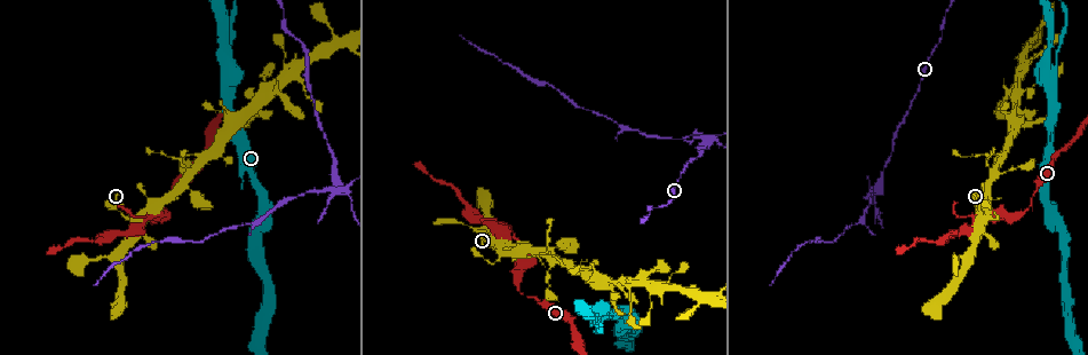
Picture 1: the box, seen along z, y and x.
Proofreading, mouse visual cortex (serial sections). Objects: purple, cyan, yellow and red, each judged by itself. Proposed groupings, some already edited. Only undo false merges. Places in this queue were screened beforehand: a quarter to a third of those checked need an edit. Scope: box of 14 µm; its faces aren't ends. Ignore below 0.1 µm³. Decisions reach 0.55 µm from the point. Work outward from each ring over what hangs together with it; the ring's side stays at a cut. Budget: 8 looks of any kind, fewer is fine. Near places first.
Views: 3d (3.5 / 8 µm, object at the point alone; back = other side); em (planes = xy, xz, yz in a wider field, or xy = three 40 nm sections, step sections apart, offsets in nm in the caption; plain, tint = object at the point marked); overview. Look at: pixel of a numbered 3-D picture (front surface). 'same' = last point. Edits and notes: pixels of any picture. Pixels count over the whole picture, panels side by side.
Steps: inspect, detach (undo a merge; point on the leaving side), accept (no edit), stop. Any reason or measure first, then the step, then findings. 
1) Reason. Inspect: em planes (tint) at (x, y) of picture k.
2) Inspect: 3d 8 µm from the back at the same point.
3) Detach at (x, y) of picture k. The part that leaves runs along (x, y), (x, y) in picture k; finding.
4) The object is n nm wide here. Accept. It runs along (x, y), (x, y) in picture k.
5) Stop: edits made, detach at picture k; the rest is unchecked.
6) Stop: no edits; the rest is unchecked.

Calibre changes. Inspect: 3d 3.5 µm at (522, 293) of picture 1.

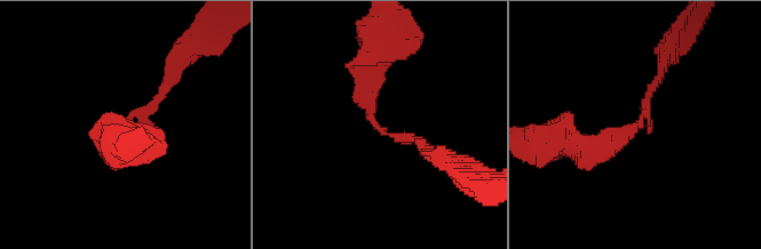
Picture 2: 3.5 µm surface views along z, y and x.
The arms are 150, 350 nm wide; now the EM. Inspect: em xy step 3 (plain) at (638, 123) of picture 2.

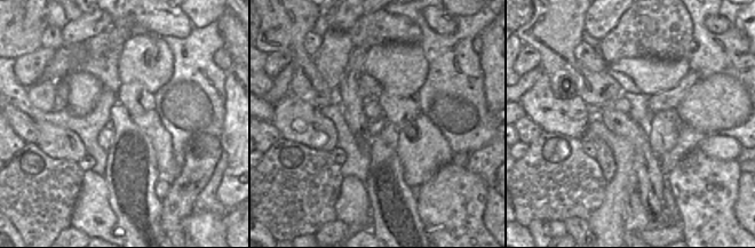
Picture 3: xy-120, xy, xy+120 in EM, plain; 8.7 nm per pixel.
With the object marked. Inspect: em xy step 3 (tint) at the same point.

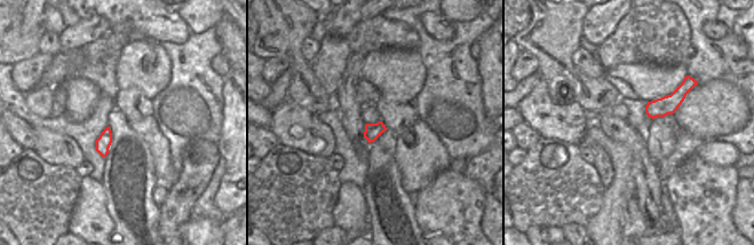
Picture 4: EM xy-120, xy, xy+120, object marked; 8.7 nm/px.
Accept. It runs along (664, 67), (636, 127), (576, 145) in picture 2; one cell here.

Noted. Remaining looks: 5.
Two arms at a narrow angle. Inspect: 3d 3.5 µm at (229, 87) of picture 1.

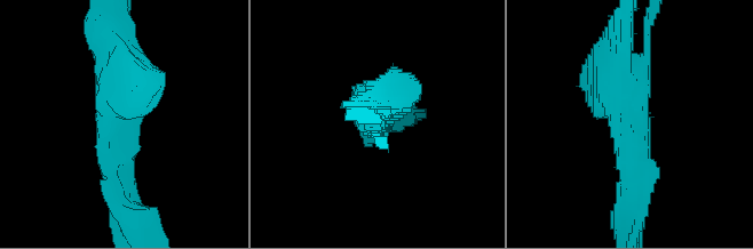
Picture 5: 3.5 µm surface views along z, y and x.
3 arms meet here; the arms are 150, 300, 400 nm wide. Inspect: em xy step 1 (tint) at (116, 114) of picture 5.

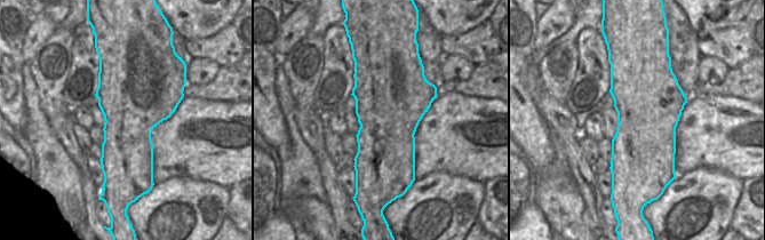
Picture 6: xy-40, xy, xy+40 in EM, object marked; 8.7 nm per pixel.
Detach at (143, 72) of picture 5. A second cell is stuck on.

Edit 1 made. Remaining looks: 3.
Calibre changes. Inspect: 3d 3.5 µm at (972, 220) of picture 1.

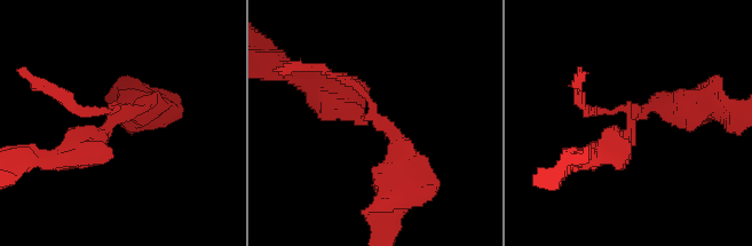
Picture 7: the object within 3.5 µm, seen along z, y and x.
Need the tissue. Inspect: em xy step 1 (tint) at (632, 123) of picture 7.

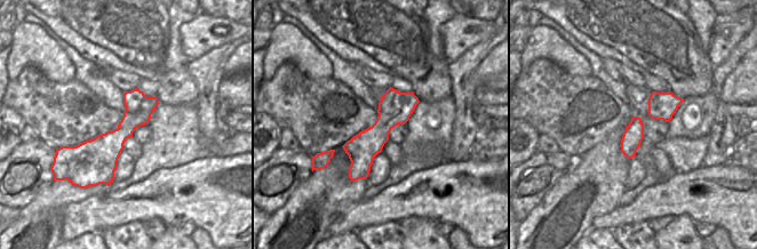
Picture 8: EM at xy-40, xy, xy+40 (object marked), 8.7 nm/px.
Accept. It runs along (411, 95), (361, 150), (351, 174) in picture 8; all the same cell.

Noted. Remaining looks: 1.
Stop: edits made, detach at picture 5; the rest is unchecked.

